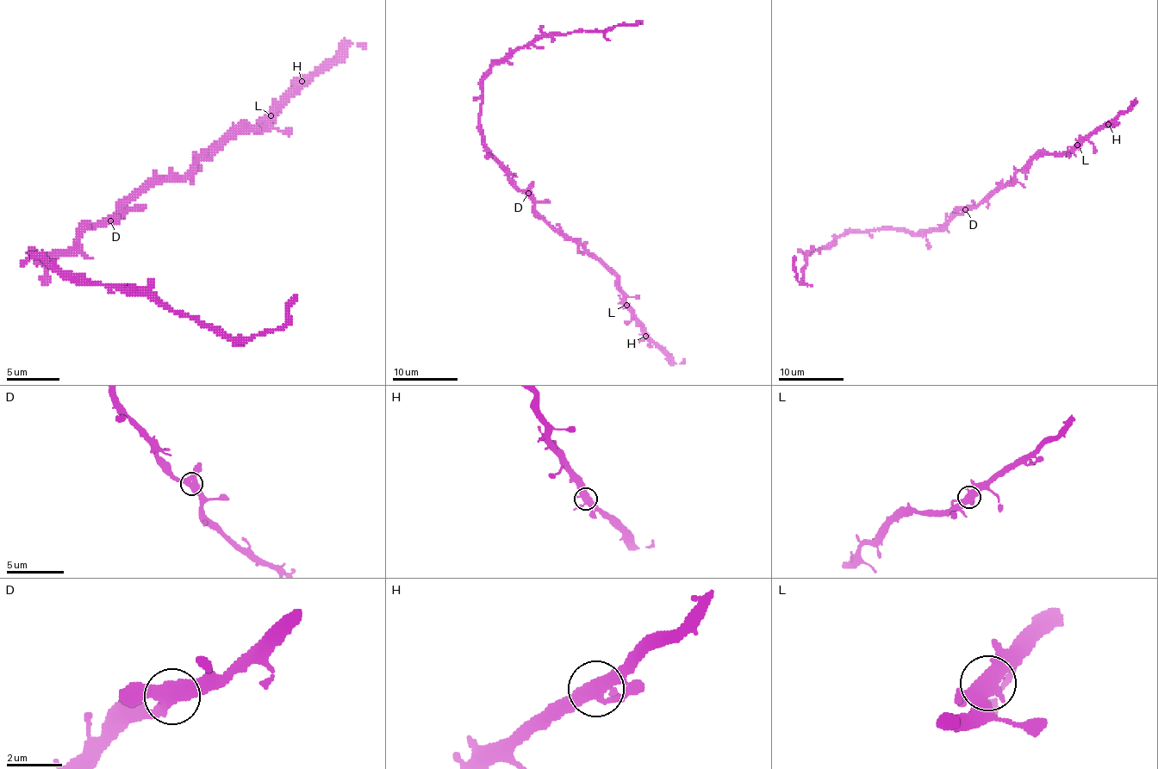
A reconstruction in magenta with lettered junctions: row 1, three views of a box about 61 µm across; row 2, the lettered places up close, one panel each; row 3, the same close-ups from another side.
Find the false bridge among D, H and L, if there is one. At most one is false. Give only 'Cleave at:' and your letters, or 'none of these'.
Cleave at: none of these

